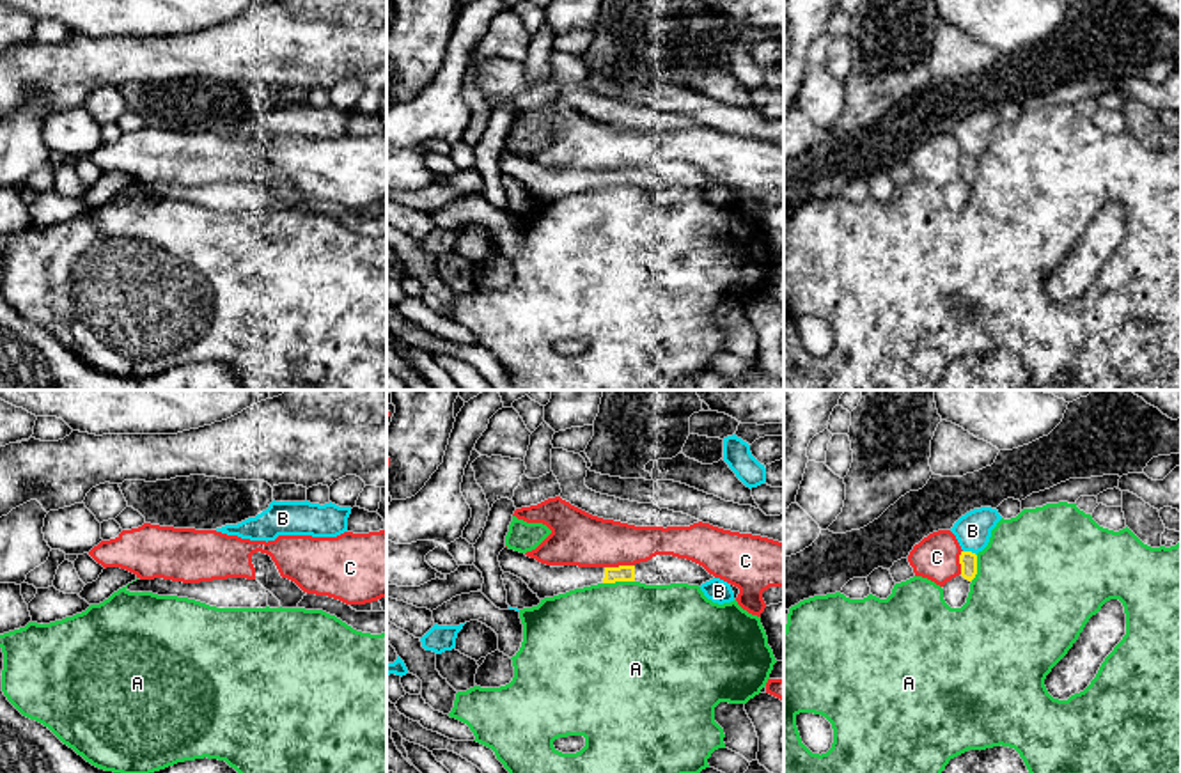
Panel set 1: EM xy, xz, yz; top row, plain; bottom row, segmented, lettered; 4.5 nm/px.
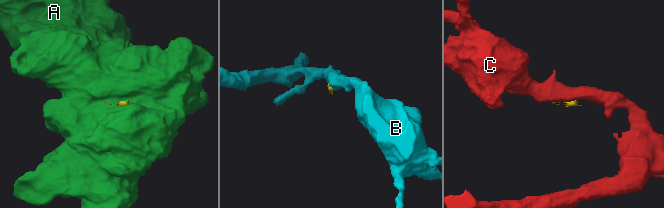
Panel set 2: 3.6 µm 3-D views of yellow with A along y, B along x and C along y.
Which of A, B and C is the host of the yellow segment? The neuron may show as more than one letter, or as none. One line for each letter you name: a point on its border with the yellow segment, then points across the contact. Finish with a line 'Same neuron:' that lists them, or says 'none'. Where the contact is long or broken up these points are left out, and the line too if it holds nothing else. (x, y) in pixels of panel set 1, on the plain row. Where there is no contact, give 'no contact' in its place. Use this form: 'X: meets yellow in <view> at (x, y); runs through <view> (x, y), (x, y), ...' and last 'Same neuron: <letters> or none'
Same neuron: none

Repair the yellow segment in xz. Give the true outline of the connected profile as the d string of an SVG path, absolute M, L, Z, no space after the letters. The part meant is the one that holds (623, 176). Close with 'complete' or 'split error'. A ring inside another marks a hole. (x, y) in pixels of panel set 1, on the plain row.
M504 151L498 165L504 176L521 181L539 202L598 186L640 184L645 188L688 186L700 190L715 181L702 168L672 158L656 158L647 165L619 170L551 170L525 156Z | split error

